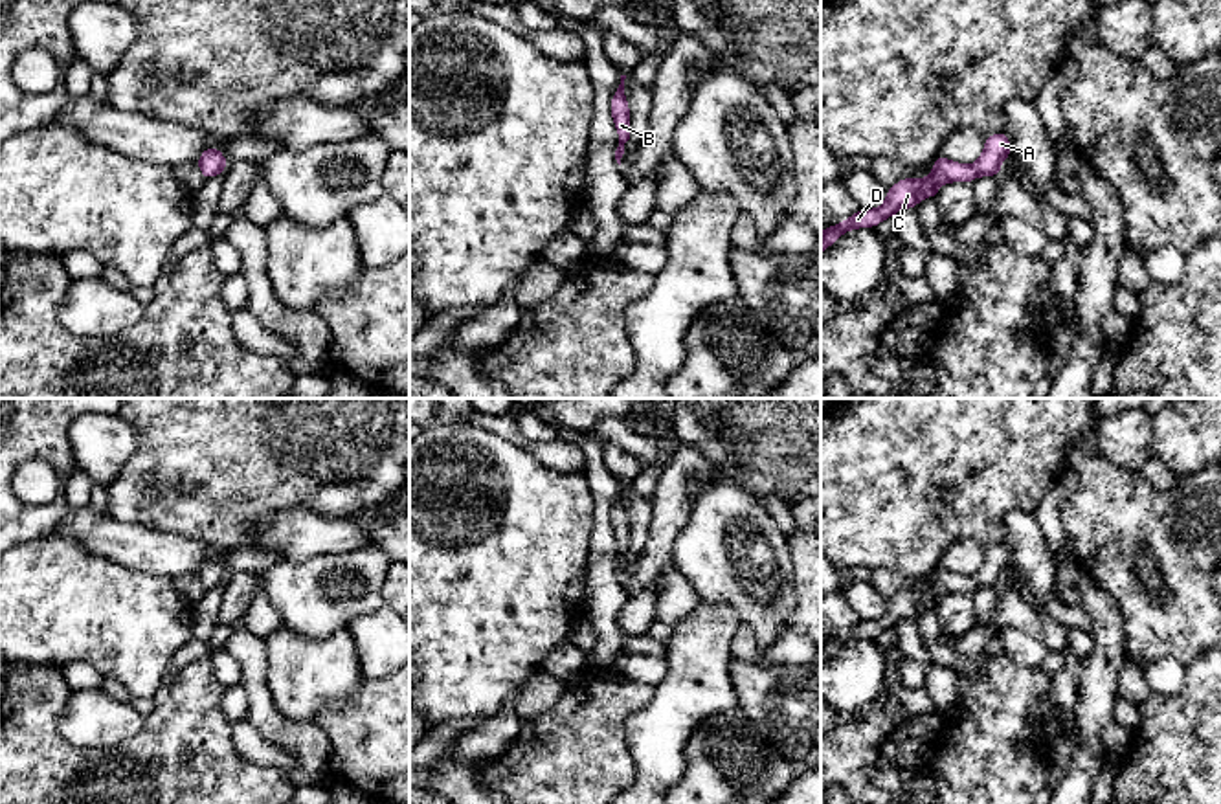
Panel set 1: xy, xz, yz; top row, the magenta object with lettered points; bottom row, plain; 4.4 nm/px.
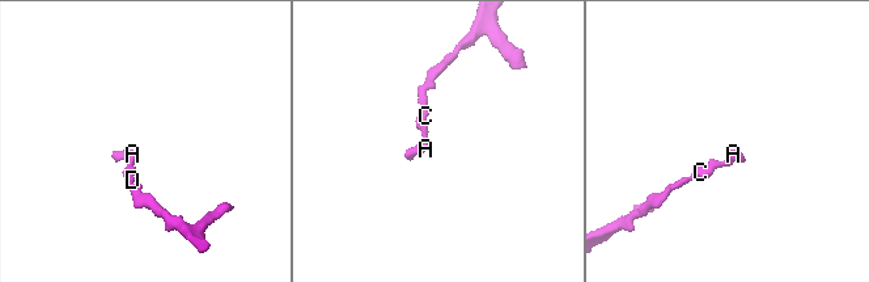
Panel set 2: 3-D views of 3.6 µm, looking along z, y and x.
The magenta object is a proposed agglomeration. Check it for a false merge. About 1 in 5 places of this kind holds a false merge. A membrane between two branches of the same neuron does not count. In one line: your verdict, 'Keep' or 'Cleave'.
Keep

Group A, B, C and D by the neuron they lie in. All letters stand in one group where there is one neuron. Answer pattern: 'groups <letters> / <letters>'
groups A B C D

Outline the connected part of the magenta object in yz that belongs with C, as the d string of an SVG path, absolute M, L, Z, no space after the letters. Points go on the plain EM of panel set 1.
M1004 543L986 547L980 569L973 576L936 567L929 589L903 589L887 600L887 611L876 620L859 620L850 630L821 642L821 664L843 644L856 639L876 639L881 631L894 628L900 620L914 620L925 609L936 609L938 598L949 593L973 593L977 587L997 587L1001 573L1012 567L1010 549Z

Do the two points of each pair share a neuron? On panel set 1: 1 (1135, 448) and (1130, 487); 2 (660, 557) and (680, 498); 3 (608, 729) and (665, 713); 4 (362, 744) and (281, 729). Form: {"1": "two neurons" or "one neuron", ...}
{"1": "two neurons", "2": "one neuron", "3": "two neurons", "4": "two neurons"}

